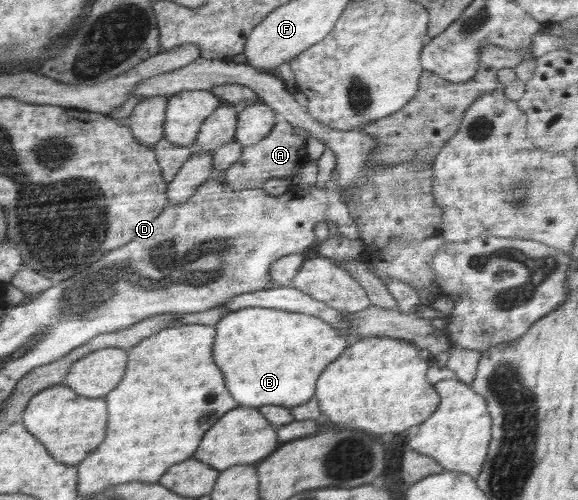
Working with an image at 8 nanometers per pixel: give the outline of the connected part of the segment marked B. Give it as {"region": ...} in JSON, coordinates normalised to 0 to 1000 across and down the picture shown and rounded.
{"region":[[[438,612],[393,626],[374,652],[369,692],[369,726],[382,738],[389,772],[420,814],[488,812],[510,814],[528,808],[545,788],[552,748],[602,696],[606,682],[576,650],[542,630],[500,624],[478,616]]]}

